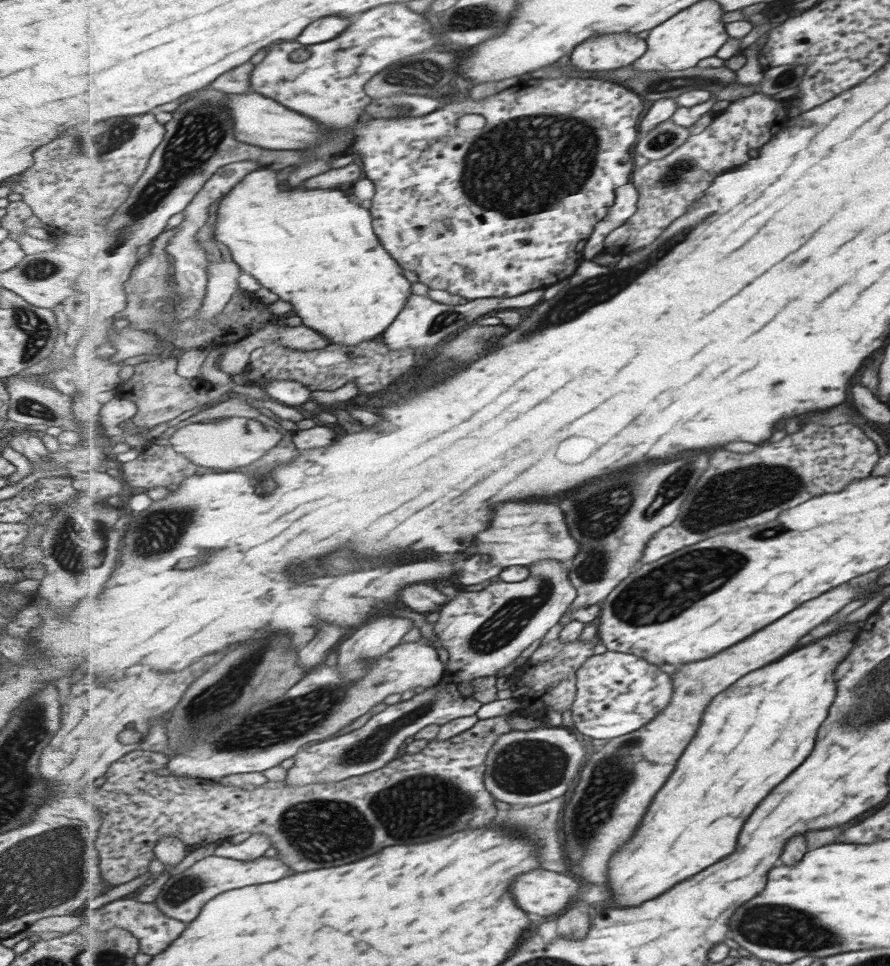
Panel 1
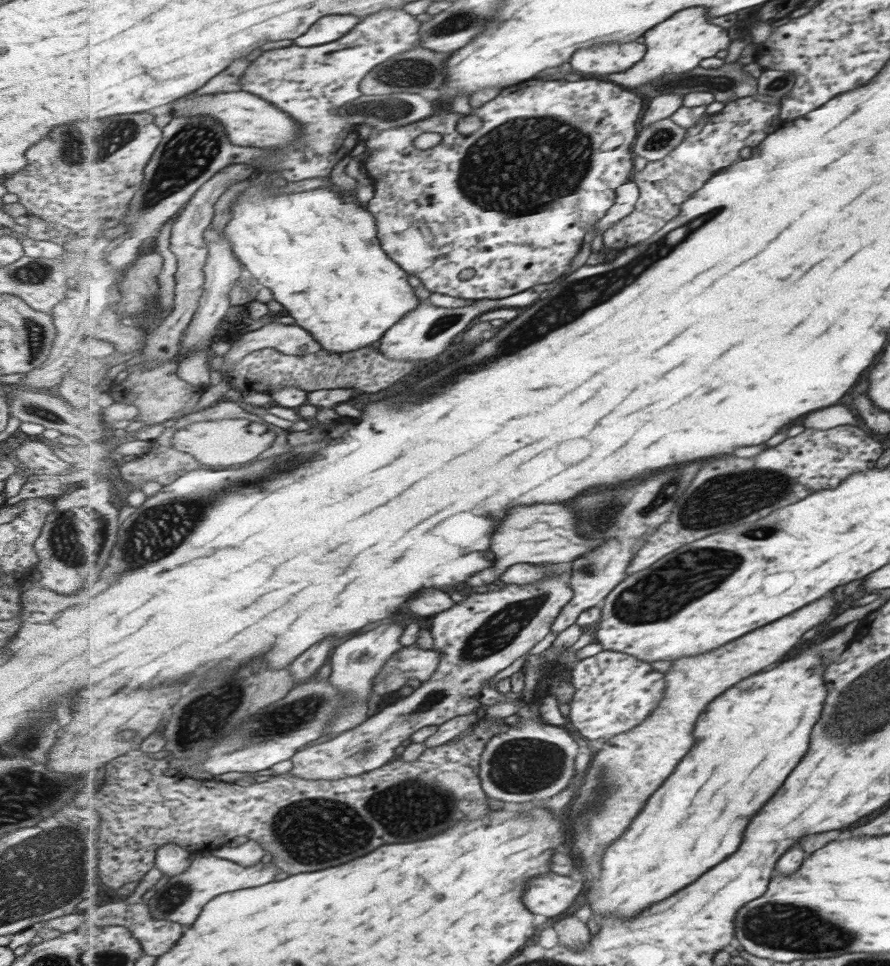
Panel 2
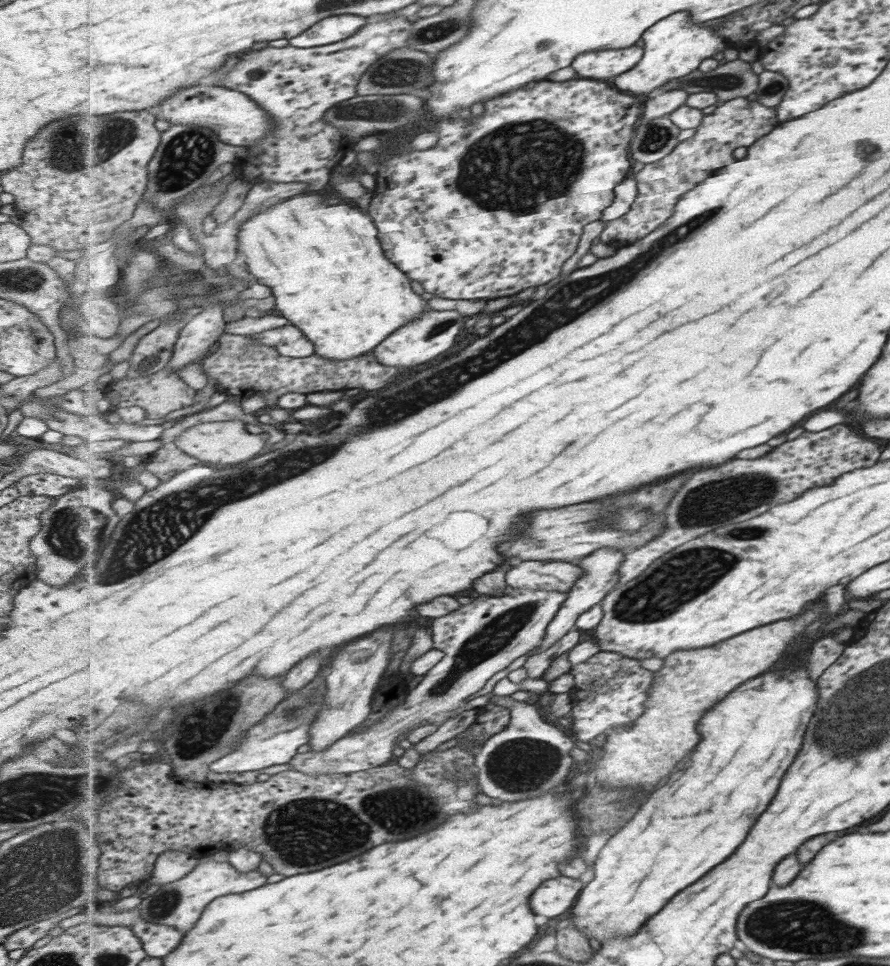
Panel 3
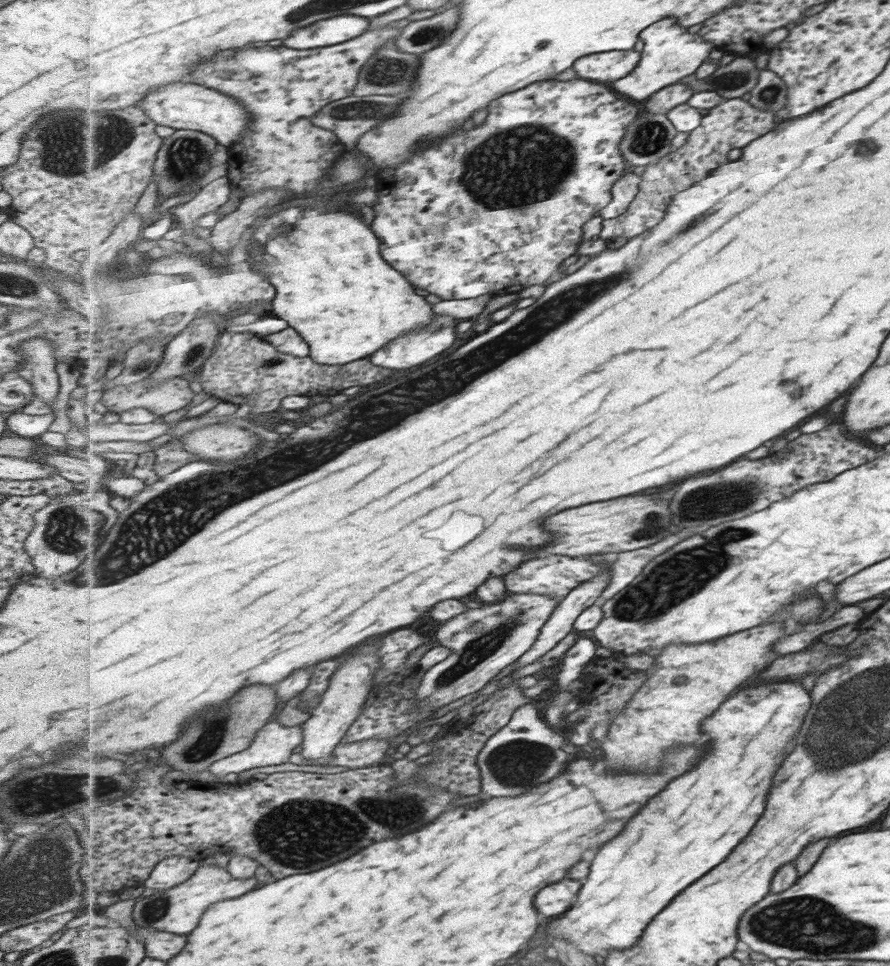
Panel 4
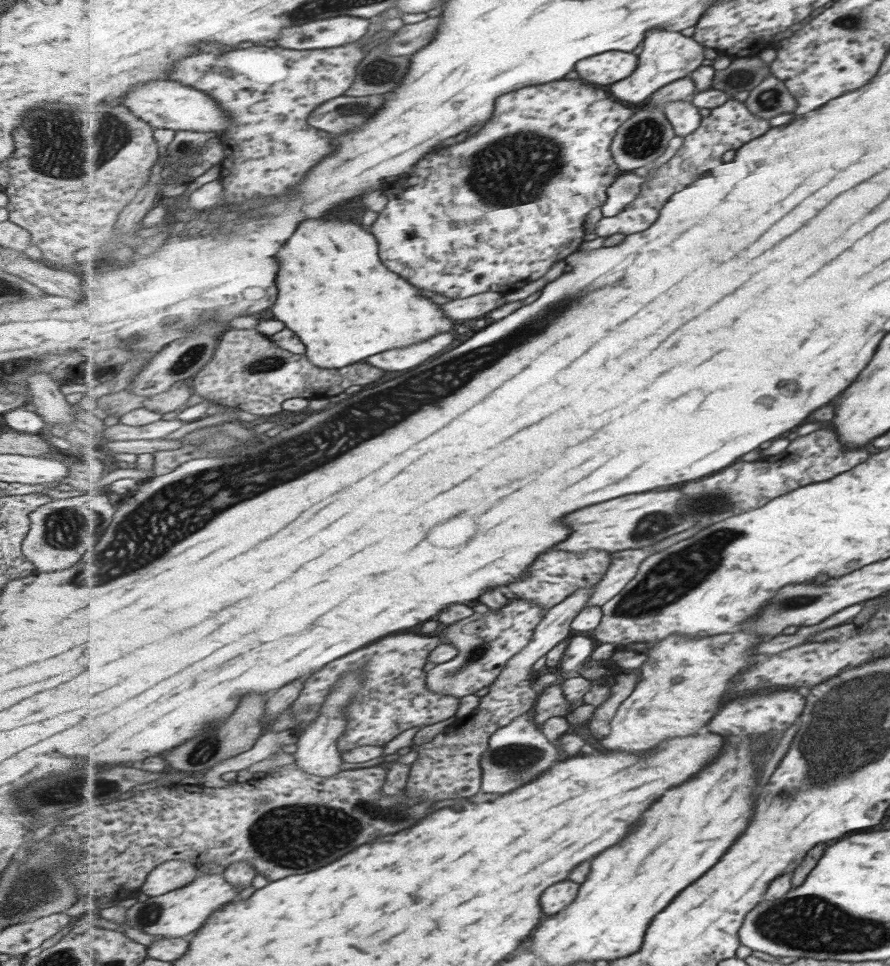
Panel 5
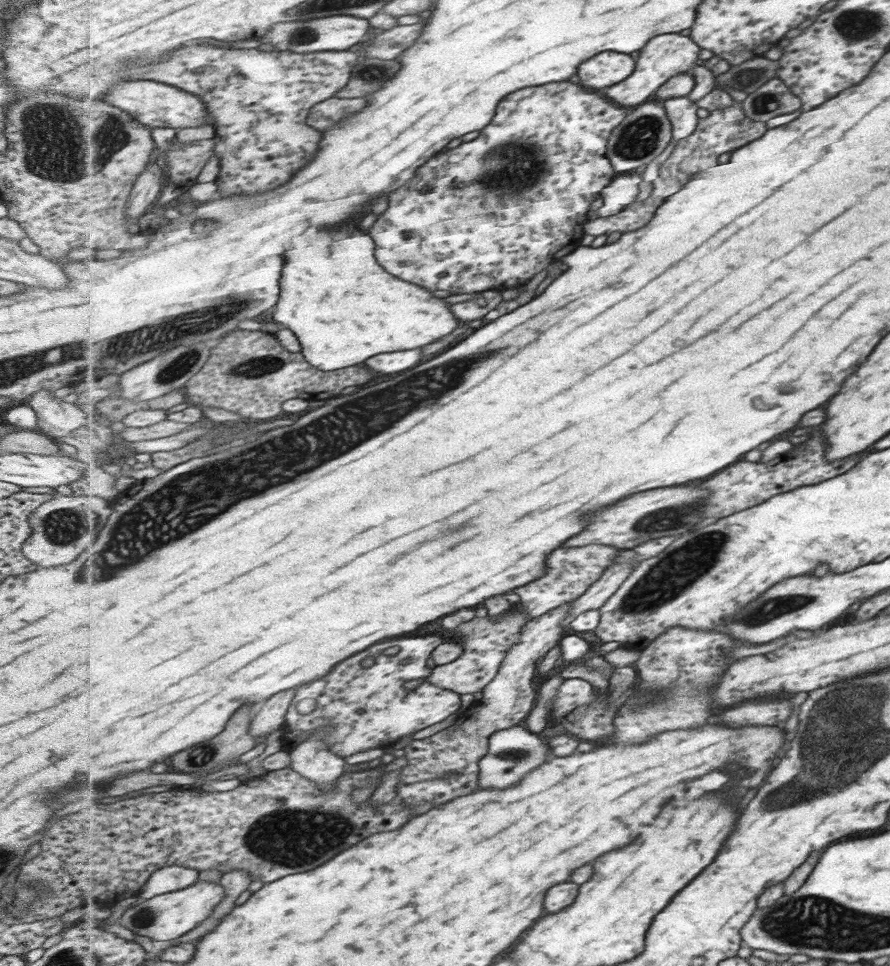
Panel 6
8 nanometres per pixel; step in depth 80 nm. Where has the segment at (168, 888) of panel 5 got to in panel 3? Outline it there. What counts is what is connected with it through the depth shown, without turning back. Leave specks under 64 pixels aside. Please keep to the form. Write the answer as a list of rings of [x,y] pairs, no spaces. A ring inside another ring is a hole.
[[[167,851],[156,862],[151,885],[162,887],[165,884],[177,883],[199,866],[200,860],[185,852]]]

